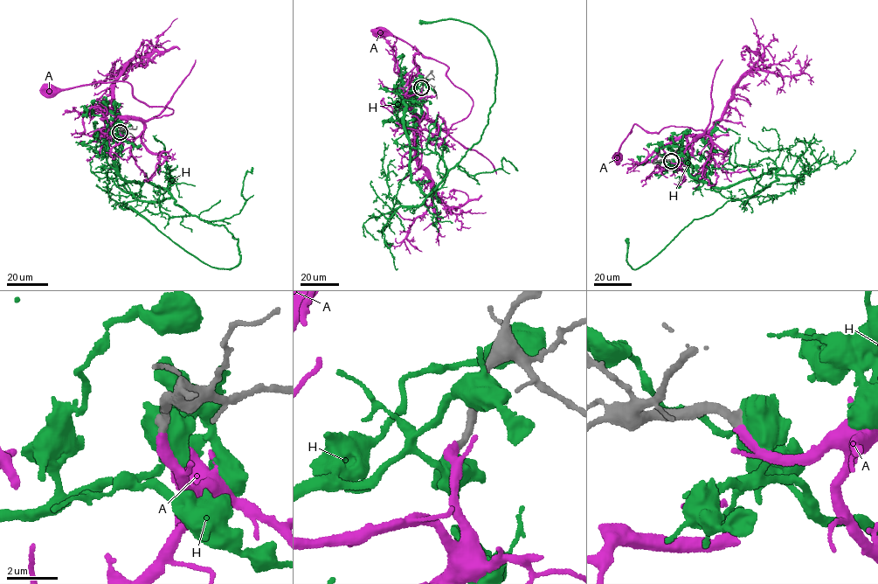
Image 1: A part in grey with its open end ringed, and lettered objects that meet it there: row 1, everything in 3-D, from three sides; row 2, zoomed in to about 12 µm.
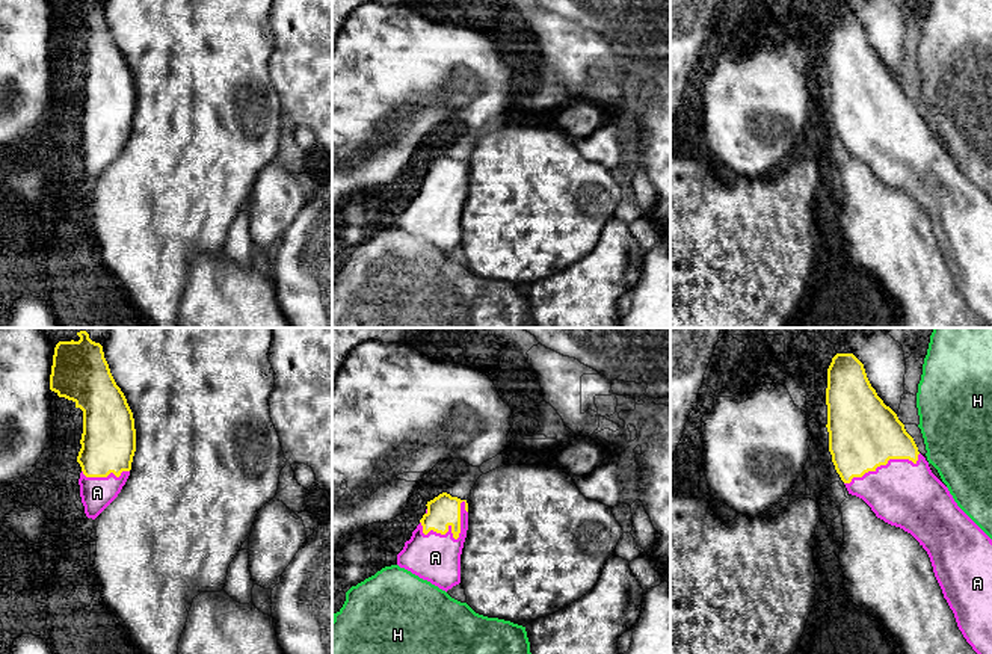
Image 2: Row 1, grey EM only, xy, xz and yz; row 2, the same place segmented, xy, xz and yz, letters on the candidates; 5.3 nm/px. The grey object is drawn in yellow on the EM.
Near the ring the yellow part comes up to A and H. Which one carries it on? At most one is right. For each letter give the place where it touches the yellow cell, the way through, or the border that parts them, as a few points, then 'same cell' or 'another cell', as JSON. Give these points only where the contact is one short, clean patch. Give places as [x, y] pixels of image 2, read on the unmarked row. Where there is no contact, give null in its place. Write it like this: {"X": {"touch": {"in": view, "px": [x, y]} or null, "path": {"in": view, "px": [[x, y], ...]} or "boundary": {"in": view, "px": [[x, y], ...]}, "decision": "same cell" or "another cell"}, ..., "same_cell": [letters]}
{"A": {"touch": {"in": "xz", "px": [453, 198]}, "path": {"in": "xz", "px": [[443, 172], [446, 189], [453, 198], [435, 219]]}, "decision": "same cell"}, "H": {"touch": null, "decision": "another cell"}, "same_cell": ["A"]}

